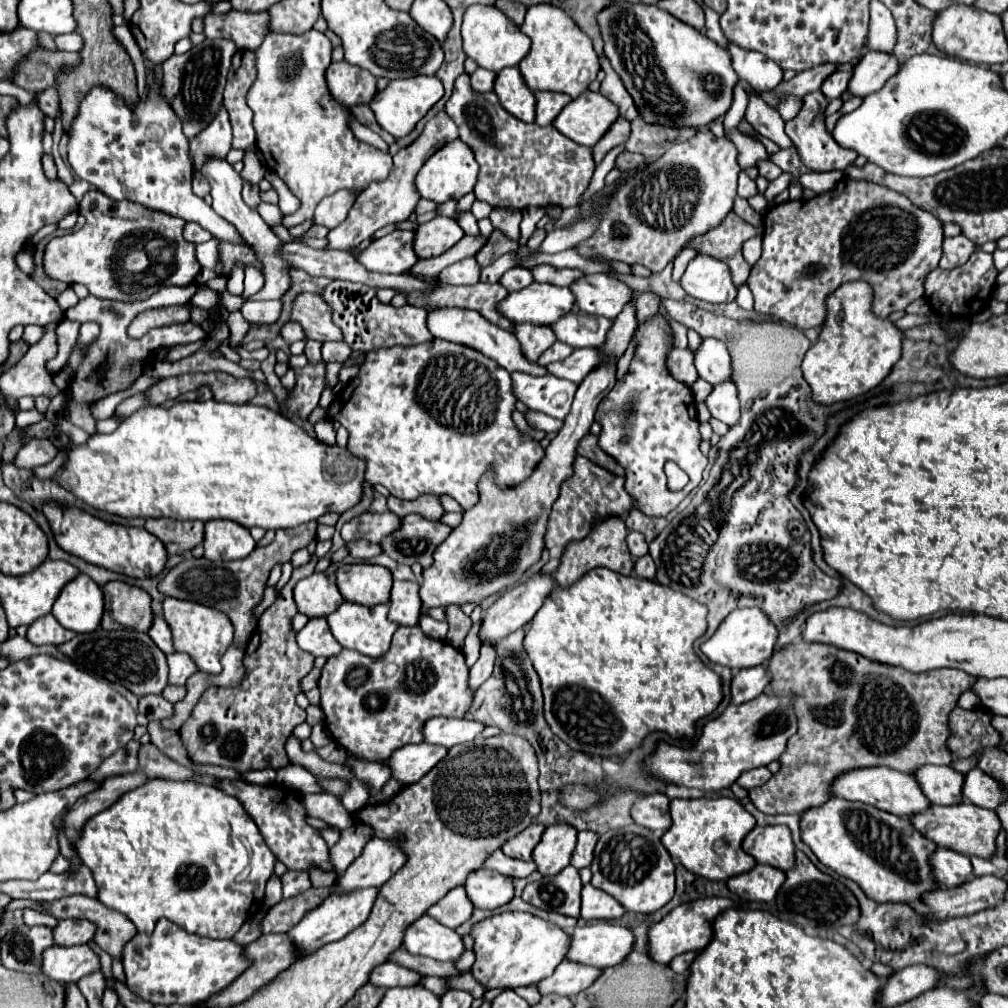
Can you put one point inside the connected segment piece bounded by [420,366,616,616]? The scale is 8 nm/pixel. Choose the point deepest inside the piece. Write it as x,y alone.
500,538

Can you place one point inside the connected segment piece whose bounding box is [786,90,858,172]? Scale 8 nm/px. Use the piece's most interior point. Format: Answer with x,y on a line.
818,150

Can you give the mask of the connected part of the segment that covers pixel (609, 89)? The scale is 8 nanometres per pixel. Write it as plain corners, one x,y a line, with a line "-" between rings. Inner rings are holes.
600,58
600,62
602,62
602,70
606,72
606,78
600,84
600,94
604,94
604,98
608,98
610,102
614,102
618,106
622,118
626,118
628,122
632,122
638,116
638,110
634,106
632,96
628,96
624,84
620,82
620,76
616,76
616,72
608,64
608,60

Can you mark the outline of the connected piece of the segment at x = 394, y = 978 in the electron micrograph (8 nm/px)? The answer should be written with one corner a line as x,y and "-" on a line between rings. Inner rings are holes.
386,962
380,964
372,974
370,974
370,982
376,986
386,986
386,988
394,988
394,986
416,986
420,984
422,976
418,972
412,972
410,968
404,968
396,962

